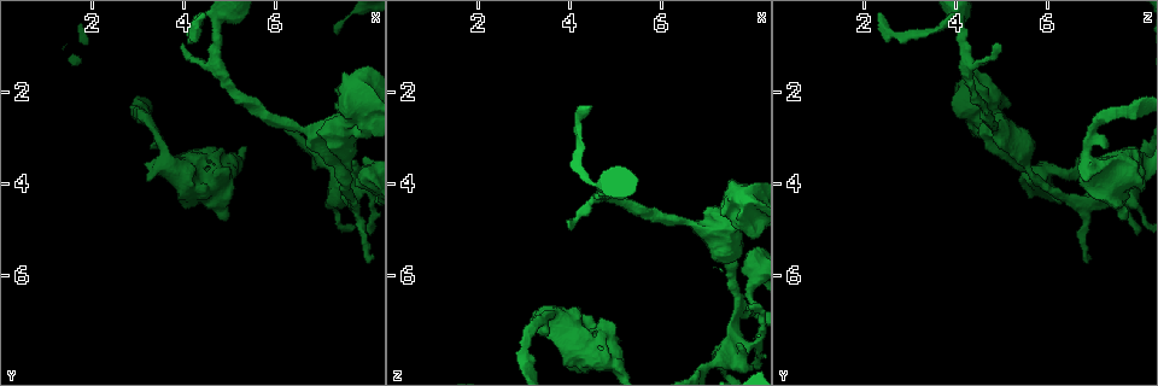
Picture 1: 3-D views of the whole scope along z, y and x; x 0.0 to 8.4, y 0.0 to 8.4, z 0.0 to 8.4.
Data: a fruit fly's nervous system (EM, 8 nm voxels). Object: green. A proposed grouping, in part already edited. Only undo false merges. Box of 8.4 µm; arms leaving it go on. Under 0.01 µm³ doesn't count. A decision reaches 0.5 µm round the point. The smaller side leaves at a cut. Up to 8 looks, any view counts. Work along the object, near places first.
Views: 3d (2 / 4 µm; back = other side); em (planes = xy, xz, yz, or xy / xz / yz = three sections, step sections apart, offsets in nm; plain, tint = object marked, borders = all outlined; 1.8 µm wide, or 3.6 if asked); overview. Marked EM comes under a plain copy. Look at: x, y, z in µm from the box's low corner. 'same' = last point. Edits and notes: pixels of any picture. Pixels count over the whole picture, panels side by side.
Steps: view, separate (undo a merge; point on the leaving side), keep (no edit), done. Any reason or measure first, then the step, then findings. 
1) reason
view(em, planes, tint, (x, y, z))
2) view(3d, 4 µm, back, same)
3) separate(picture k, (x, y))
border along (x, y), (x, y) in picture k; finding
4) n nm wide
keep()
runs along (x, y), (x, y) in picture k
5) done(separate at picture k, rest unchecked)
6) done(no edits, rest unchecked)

calibre changes
view(em, planes, tint, (4.95, 3.60, 8.00))

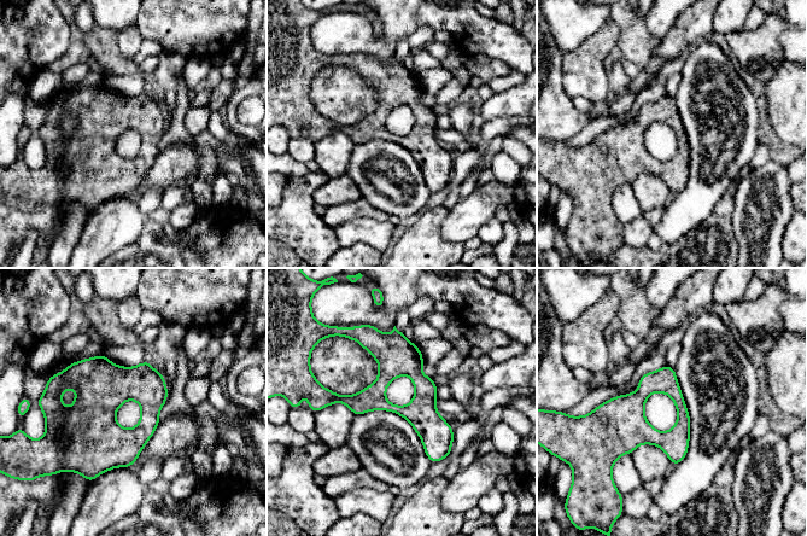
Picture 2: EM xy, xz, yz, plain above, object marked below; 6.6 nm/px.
keep()
runs along (376, 336), (424, 385), (440, 456) in picture 2; continuous, no second cell

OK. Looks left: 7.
looks like a crossing
view(3d, 2 µm, (7.50, 3.90, 5.85))

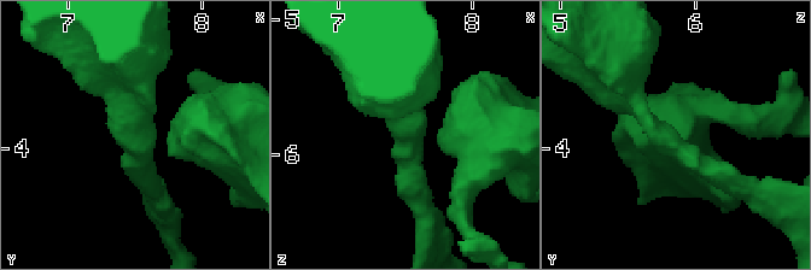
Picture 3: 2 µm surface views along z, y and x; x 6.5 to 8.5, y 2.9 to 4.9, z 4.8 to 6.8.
4 arms
view(em, planes, tint, (7.52, 3.92, 5.78))

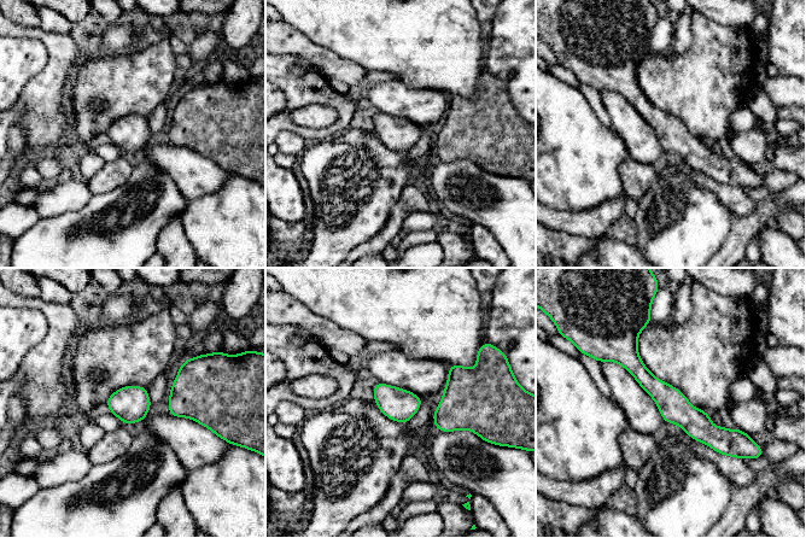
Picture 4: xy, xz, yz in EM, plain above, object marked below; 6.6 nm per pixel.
keep()
runs along (634, 341), (636, 368), (724, 451) in picture 4; continuous, no second cell

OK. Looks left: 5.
abrupt turn
view(em, planes, tint, (4.20, 0.80, 2.50))

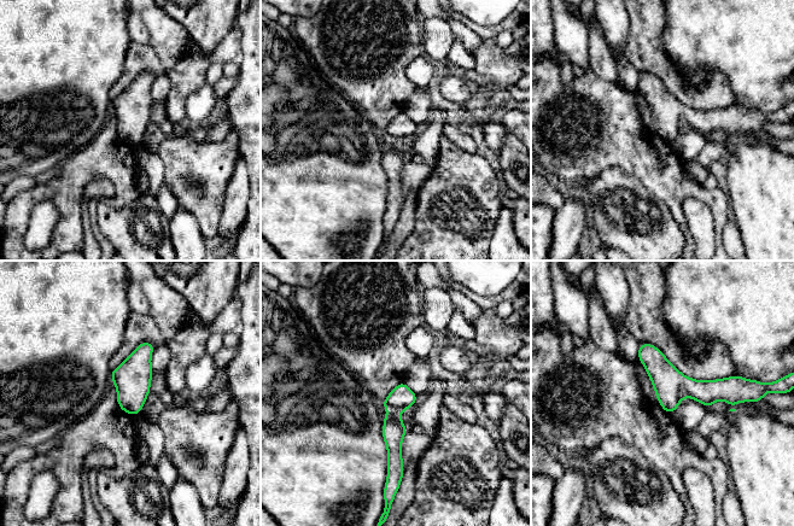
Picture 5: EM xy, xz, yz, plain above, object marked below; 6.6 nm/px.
keep()
runs along (642, 346), (681, 386), (739, 390) in picture 5; all the same cell

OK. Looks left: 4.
done(no edits, rest unchecked)

